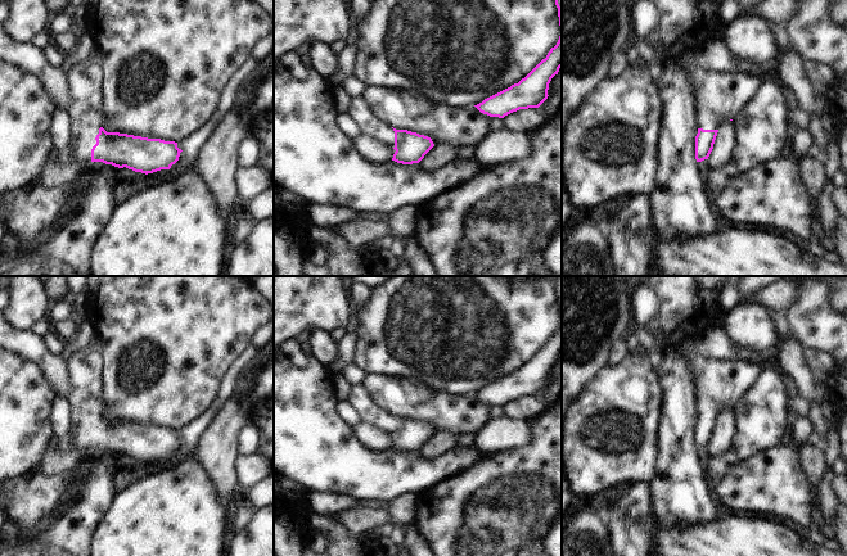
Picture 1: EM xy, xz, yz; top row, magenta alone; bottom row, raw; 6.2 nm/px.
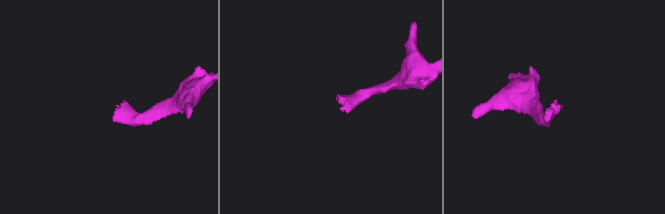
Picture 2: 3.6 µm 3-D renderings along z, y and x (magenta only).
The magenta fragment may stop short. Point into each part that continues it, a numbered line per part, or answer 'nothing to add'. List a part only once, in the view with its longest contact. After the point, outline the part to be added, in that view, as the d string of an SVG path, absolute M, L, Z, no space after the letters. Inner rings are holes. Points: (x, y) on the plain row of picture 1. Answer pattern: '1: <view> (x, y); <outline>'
1: xy (85, 398); M96 345L72 352L67 360L69 393L66 397L71 412L72 452L91 451L91 437L104 412L103 358Z

